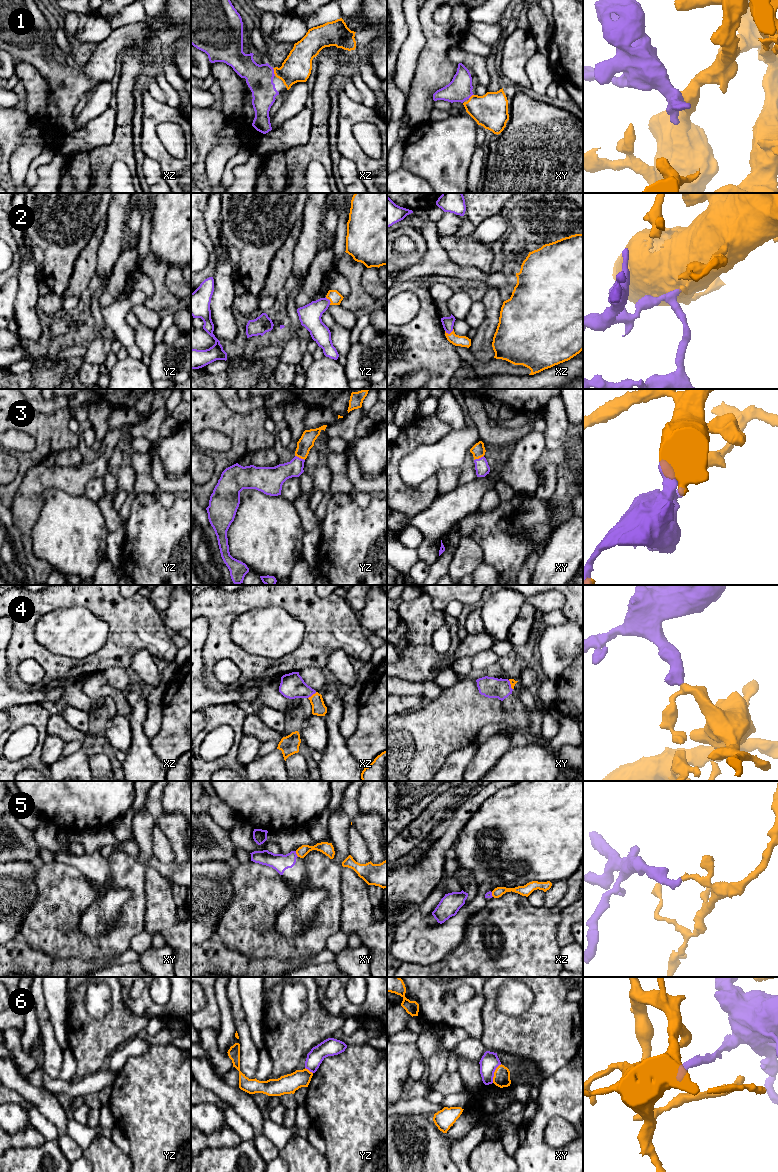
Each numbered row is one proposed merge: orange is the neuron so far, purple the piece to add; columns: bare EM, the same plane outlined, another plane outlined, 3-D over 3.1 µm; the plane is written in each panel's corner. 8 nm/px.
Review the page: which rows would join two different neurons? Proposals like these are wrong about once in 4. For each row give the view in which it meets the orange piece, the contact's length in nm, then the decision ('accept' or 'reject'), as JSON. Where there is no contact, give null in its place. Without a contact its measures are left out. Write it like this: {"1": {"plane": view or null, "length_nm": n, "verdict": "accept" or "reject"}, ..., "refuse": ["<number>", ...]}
{"1": {"plane": "xz", "length_nm": 70, "verdict": "accept"}, "2": {"plane": "xz", "length_nm": 80, "verdict": "accept"}, "3": {"plane": "yz", "length_nm": 90, "verdict": "accept"}, "4": {"plane": "xz", "length_nm": 90, "verdict": "accept"}, "5": {"plane": "xy", "length_nm": 50, "verdict": "reject"}, "6": {"plane": "xy", "length_nm": 170, "verdict": "reject"}, "refuse": ["5", "6"]}

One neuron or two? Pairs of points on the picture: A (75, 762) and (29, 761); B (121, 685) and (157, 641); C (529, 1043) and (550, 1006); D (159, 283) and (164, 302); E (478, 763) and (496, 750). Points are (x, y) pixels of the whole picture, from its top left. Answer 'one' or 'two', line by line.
A: two
B: two
C: one
D: one
E: one

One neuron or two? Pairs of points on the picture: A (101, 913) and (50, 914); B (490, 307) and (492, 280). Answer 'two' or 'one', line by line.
A: two
B: two

